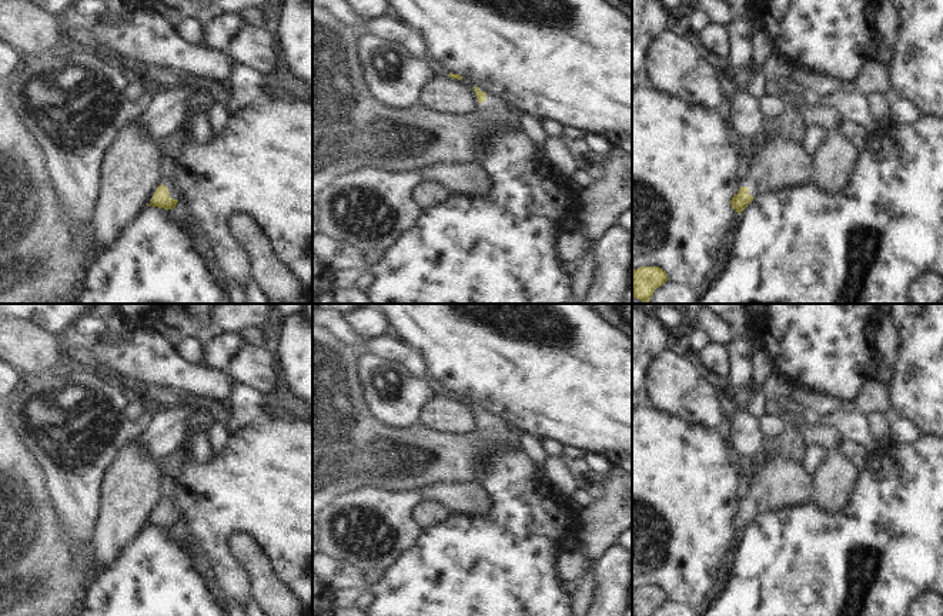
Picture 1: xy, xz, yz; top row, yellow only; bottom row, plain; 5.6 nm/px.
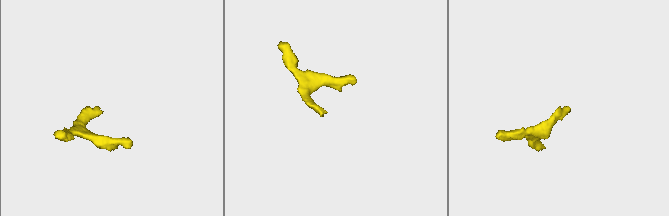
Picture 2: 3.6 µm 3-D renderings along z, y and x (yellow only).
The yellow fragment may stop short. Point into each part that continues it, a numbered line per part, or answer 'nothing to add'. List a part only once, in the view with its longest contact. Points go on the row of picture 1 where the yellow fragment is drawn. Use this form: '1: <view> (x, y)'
1: xy (167, 181).

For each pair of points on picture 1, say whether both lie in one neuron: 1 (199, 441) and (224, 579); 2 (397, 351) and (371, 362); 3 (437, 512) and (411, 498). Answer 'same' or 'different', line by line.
1: different
2: different
3: different

